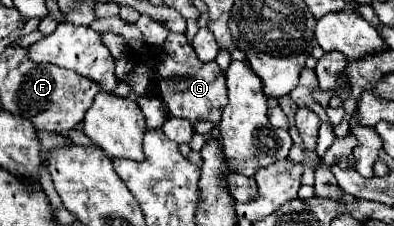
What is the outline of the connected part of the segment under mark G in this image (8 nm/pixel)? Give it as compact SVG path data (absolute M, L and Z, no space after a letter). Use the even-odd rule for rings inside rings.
M170 33L160 47L144 45L140 51L132 53L132 59L136 61L136 65L126 75L126 83L130 85L136 97L146 95L150 91L148 85L154 83L158 97L164 101L172 117L186 119L192 125L198 121L212 121L212 123L220 121L222 109L226 107L228 101L226 77L214 61L202 63L198 61L198 57L194 57L194 49L184 33Z

